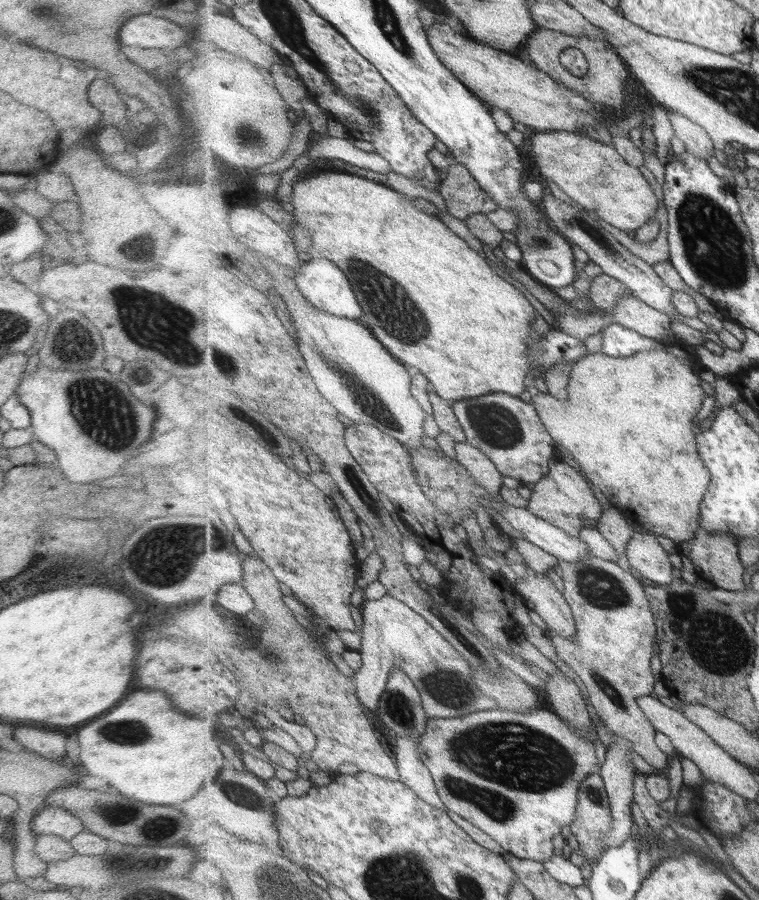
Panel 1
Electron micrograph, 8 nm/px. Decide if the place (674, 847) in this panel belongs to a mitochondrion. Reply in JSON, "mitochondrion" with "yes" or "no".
{"mitochondrion":"no"}

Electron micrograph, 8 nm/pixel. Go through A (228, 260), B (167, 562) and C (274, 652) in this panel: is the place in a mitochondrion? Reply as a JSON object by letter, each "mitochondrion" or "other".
{"A":"other","B":"mitochondrion","C":"mitochondrion"}

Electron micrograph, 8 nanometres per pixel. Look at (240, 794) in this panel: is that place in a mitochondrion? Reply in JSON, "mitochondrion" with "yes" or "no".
{"mitochondrion":"yes"}

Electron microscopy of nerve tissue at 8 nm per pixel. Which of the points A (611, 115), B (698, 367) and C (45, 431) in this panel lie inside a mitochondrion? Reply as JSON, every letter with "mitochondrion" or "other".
{"A":"other","B":"other","C":"other"}

